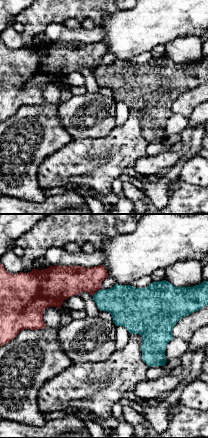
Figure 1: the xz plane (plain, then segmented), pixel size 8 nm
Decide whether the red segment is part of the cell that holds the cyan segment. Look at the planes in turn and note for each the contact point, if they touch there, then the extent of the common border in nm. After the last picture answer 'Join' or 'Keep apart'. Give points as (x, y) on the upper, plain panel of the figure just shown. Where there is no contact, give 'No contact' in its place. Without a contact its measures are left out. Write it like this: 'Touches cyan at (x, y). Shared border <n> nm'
Touches cyan at (97, 67). Shared border 90 nm

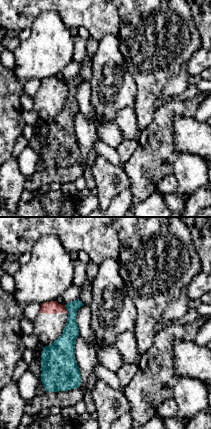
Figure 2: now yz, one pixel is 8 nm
Touches cyan at (66, 85). Shared border 80 nm

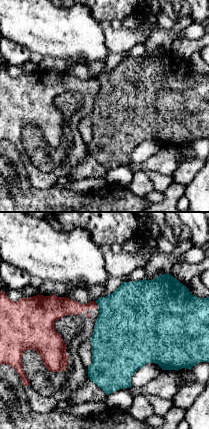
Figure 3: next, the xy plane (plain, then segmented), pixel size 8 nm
Touches cyan at (97, 80). Shared border 60 nm

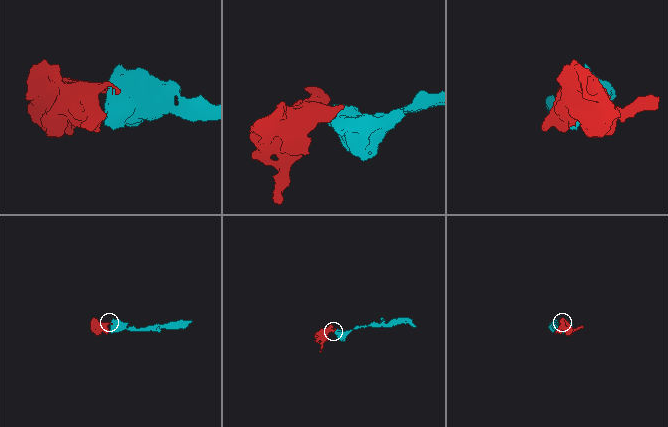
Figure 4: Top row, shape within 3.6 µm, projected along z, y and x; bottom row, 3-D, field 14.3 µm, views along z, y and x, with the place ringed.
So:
Keep apart

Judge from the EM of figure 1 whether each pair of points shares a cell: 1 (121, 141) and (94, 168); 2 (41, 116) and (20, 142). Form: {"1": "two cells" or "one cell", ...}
{"1": "one cell", "2": "one cell"}

